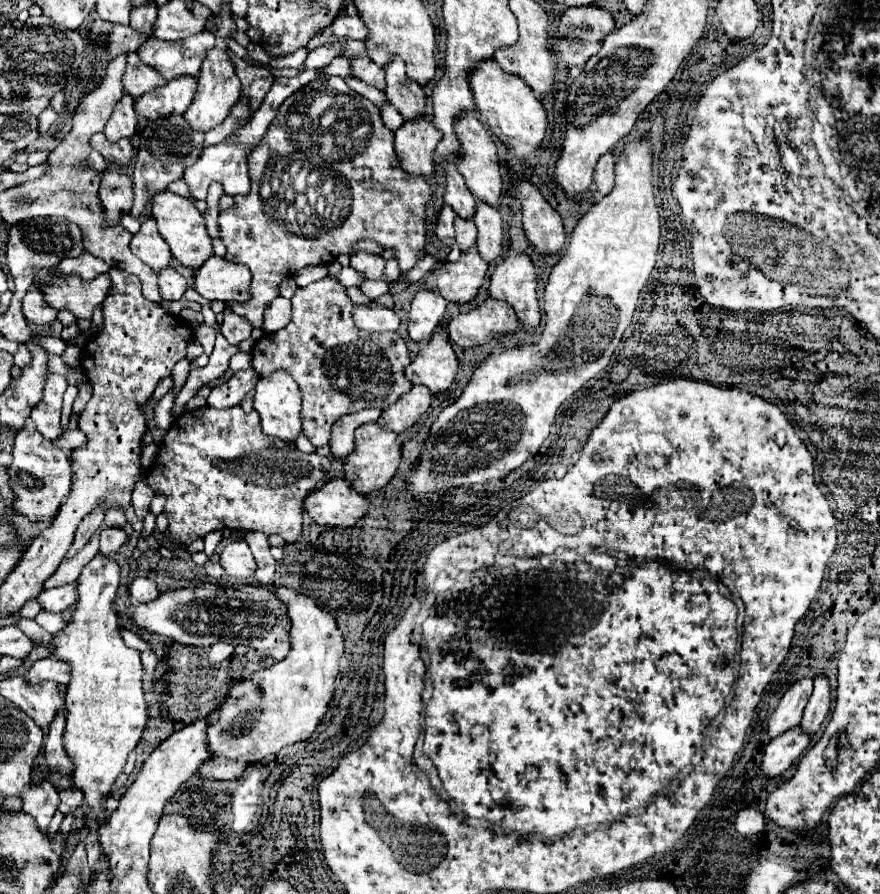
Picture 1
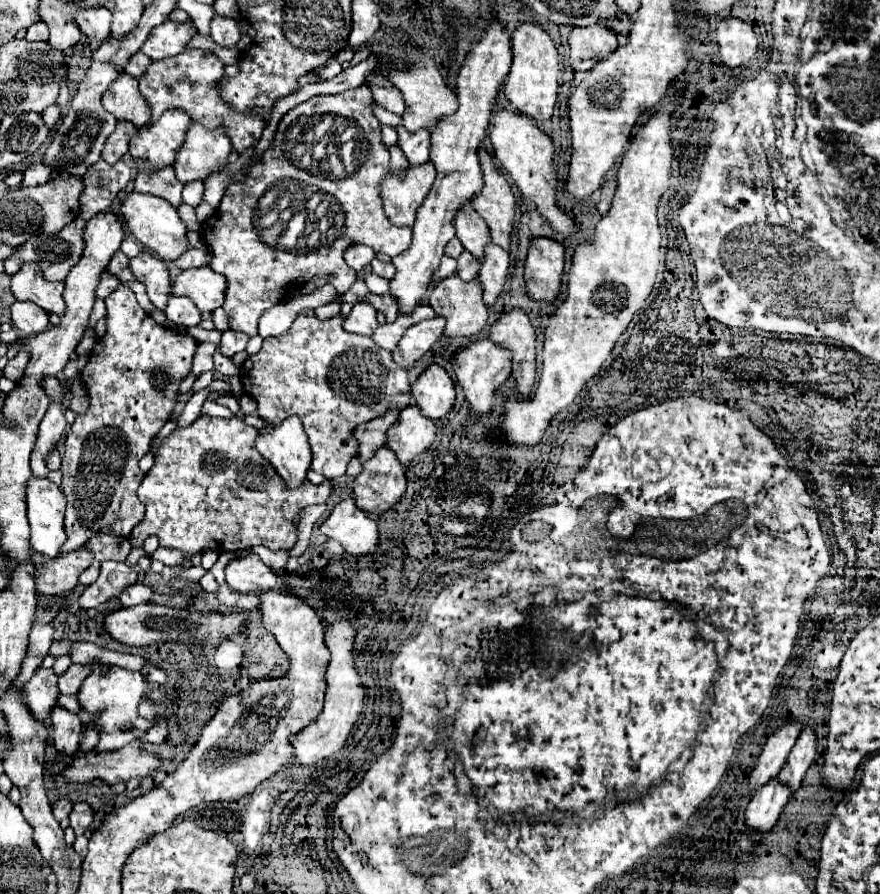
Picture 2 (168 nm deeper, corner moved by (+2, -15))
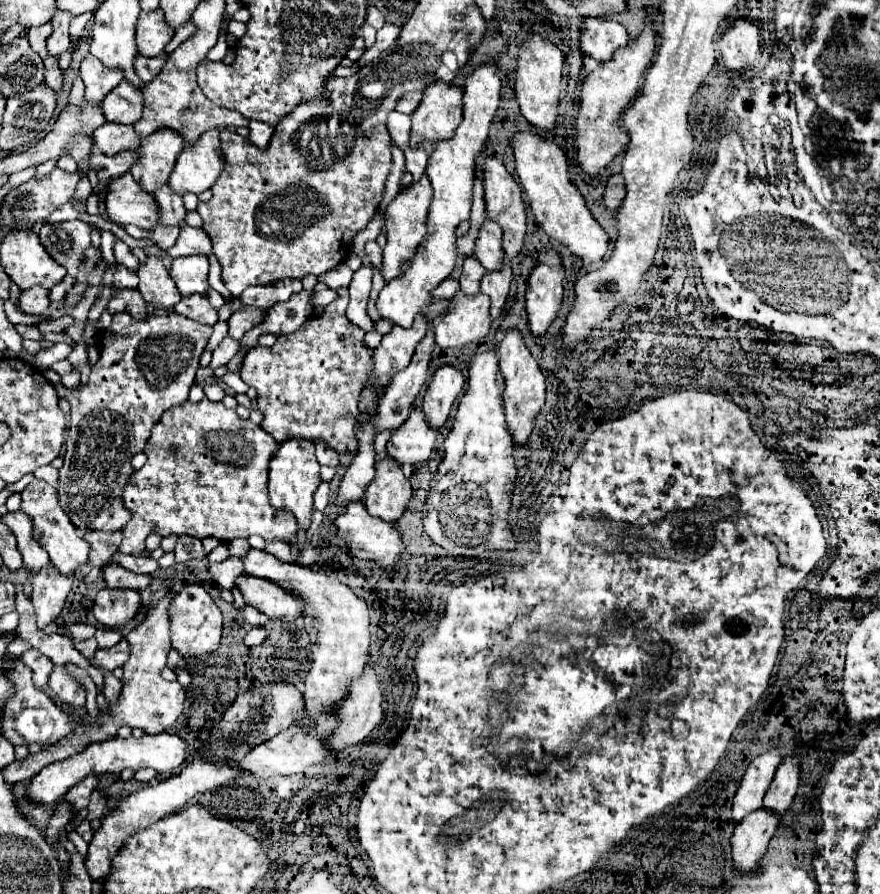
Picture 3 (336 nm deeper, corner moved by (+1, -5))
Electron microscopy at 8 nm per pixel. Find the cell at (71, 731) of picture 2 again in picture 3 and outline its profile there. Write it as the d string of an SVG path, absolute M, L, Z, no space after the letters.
M65 665L61 667L53 667L51 677L49 677L49 685L53 689L53 695L57 699L61 699L63 703L79 709L85 705L85 689L83 685L67 671Z

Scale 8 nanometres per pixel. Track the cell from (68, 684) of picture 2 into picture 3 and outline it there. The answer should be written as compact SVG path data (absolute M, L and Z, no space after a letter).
M123 639L123 641L119 641L117 645L113 645L109 649L99 649L95 653L93 665L99 667L101 671L113 671L119 665L123 665L123 661L127 661L129 653L131 653L131 645Z

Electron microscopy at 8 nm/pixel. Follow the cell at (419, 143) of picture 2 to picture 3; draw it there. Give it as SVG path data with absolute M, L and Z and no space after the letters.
M421 143L417 149L411 149L411 147L405 149L405 167L413 175L413 183L423 177L431 151L433 151L431 143Z

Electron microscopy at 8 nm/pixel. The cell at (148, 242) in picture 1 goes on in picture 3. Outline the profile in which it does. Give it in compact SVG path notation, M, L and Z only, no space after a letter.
M149 257L147 265L141 265L139 271L139 293L147 303L157 309L173 309L181 301L179 289L175 289L175 281L171 281L169 271L161 263L159 257Z

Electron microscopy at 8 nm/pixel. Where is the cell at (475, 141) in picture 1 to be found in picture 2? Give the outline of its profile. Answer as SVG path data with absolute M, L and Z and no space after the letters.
M484 147L478 149L478 157L484 175L484 189L474 199L470 199L470 203L486 221L492 243L508 249L508 239L516 215L512 187L506 177L498 173L490 153Z

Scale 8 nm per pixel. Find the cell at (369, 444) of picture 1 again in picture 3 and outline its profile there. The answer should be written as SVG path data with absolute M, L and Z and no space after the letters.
M385 457L377 461L377 475L367 487L363 503L369 515L387 523L397 523L407 509L411 493L411 483L405 479L401 465Z

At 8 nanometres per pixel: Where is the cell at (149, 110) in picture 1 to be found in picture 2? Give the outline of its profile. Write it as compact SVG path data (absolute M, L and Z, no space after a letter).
M164 111L156 123L140 127L130 139L130 155L146 163L146 169L172 165L190 123L192 119L182 111Z

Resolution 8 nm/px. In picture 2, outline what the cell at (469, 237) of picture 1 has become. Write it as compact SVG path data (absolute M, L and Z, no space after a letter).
M462 251L460 257L458 257L458 269L456 269L456 275L462 279L462 281L470 281L478 275L478 269L480 269L480 259L474 259L474 255L470 255L470 251Z

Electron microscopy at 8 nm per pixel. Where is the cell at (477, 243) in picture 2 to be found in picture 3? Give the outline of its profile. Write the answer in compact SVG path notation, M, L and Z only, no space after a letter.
M485 221L475 241L475 257L487 271L499 271L505 263L501 239L503 233L499 225L495 221Z

